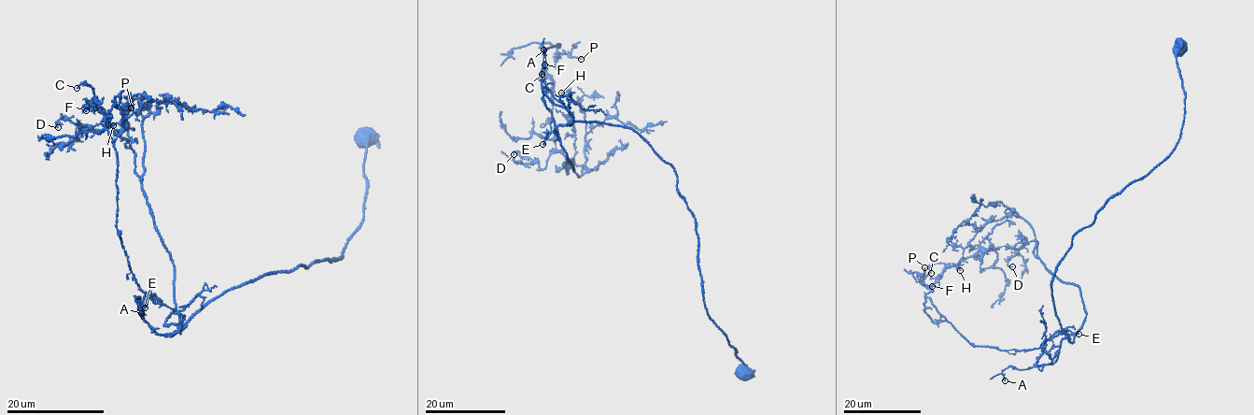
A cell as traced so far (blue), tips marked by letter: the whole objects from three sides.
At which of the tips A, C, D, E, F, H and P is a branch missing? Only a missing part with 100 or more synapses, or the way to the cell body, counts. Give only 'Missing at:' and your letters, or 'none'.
Missing at: none

